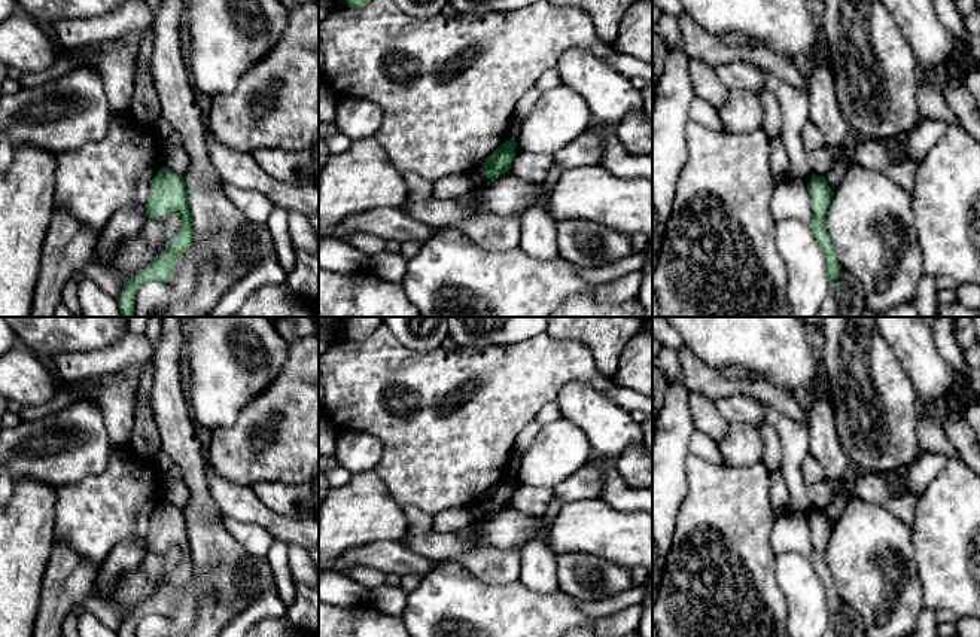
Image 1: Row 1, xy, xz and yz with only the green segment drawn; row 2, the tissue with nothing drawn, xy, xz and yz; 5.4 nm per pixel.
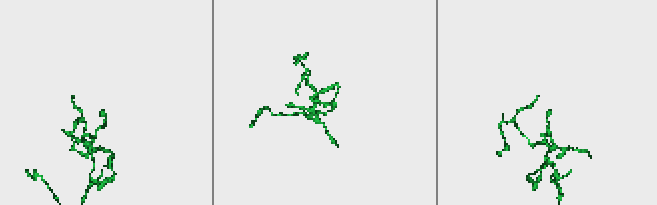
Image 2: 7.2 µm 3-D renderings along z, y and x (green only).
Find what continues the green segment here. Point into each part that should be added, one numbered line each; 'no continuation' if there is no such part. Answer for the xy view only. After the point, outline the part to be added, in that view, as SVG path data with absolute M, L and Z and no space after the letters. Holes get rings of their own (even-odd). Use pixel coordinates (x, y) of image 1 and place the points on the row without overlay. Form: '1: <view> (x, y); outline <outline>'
no continuation

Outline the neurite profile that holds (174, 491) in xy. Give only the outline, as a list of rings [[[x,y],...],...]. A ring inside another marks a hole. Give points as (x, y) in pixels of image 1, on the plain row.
[[[162,476],[162,497],[165,502],[183,508],[189,500],[189,488],[182,479]]]

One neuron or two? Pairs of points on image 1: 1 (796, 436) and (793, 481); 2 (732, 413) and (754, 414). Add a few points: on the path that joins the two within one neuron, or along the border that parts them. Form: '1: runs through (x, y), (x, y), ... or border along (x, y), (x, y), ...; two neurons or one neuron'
1: runs through (794, 447), (793, 471); one neuron
2: runs through (737, 413), (748, 413); one neuron

